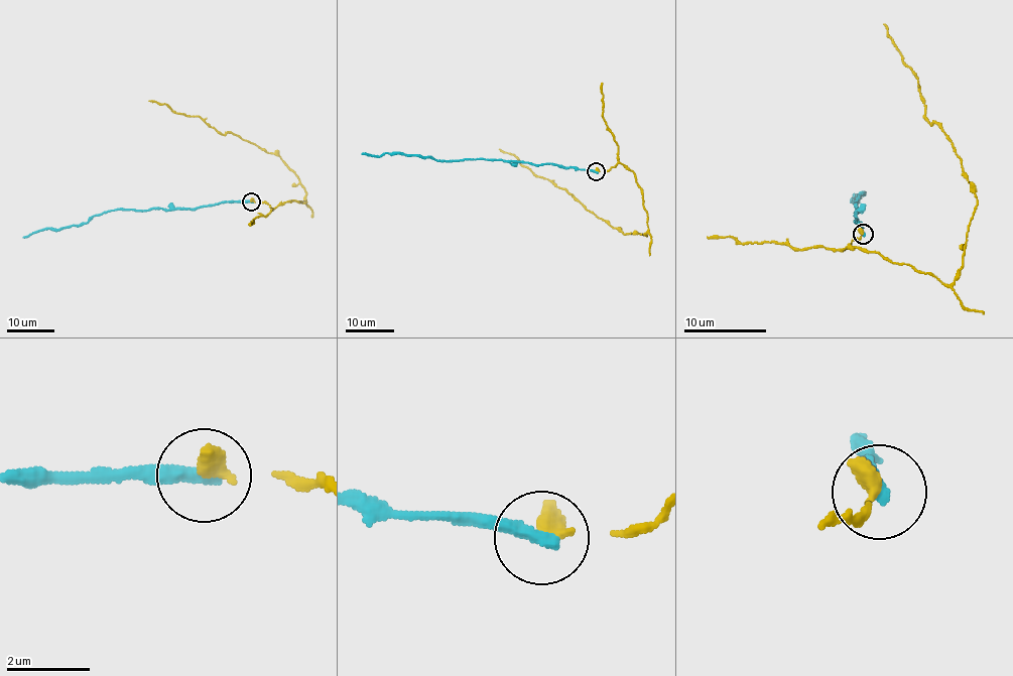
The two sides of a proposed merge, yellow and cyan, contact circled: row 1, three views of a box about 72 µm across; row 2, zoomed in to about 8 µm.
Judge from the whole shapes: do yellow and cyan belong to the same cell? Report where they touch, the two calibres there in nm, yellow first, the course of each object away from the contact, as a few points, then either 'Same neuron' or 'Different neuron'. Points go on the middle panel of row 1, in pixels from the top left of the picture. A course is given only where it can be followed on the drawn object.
Place: (596, 171). Thickness 460 nm (yellow) against 360 nm. Course of yellow: (596, 171), (618, 163), (633, 172), (648, 219), (646, 236), (610, 227), (499, 149). Course of cyan: (596, 171), (550, 163), (436, 160), (401, 153), (371, 156), (361, 153). Different neuron

